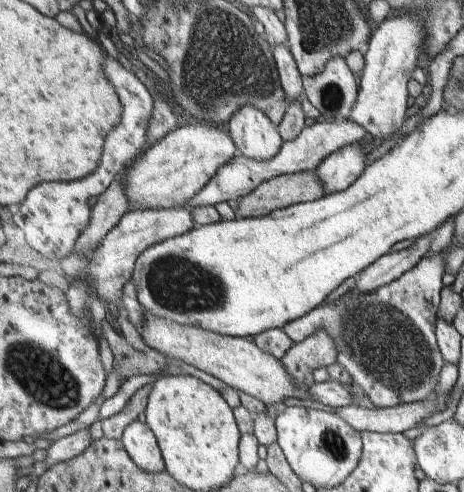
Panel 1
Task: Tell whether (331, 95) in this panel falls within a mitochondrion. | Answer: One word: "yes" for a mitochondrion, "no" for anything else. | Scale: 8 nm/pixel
yes

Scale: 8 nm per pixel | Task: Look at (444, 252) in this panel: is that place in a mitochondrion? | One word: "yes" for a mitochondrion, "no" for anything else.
no

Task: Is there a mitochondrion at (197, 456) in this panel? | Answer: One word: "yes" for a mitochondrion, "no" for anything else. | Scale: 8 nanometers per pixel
no

